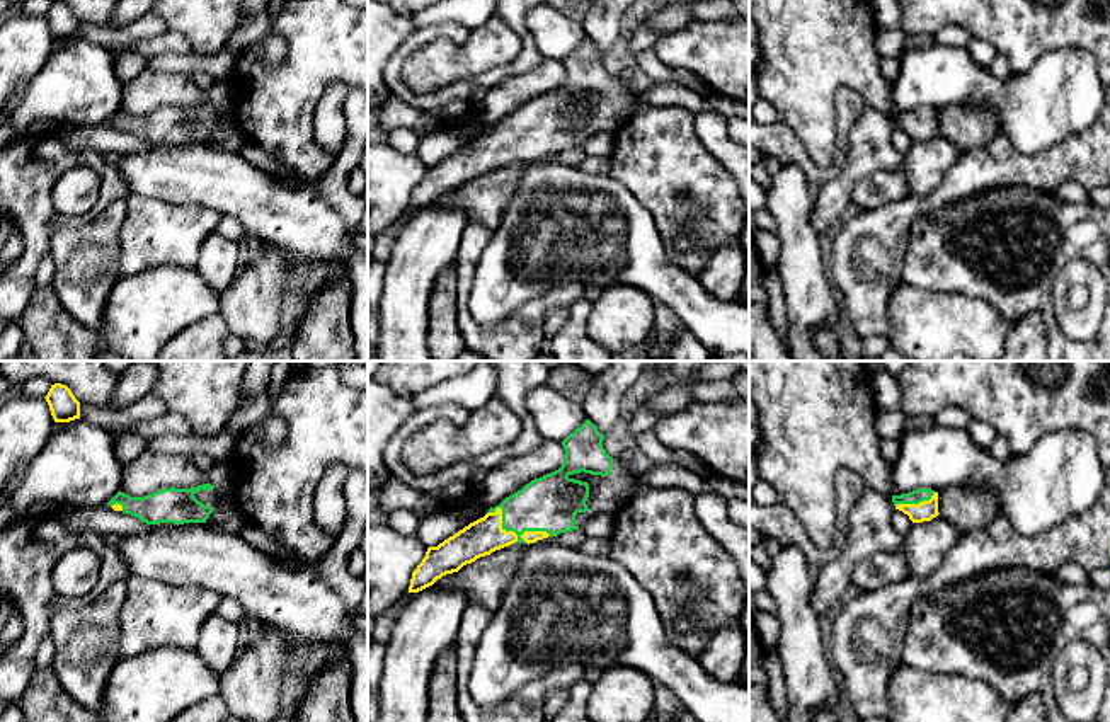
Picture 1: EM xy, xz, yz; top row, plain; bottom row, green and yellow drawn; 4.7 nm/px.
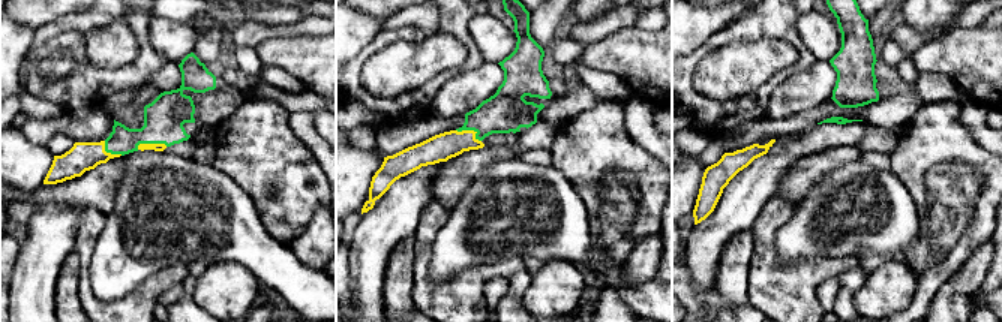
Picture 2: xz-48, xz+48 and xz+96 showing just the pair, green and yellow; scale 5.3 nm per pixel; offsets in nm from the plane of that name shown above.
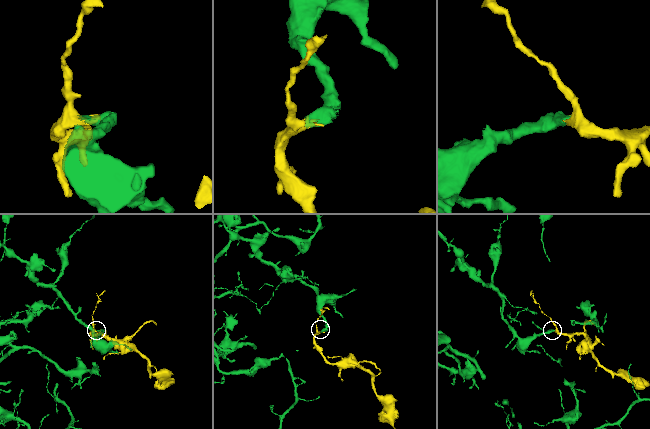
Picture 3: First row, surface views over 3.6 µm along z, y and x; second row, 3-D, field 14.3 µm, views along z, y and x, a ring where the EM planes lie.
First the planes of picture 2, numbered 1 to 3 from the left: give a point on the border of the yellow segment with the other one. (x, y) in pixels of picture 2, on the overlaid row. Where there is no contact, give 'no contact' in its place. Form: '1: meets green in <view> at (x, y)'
1: meets green in xz-48 at (150, 143)
2: meets green in xz+48 at (470, 129)
3: no contact

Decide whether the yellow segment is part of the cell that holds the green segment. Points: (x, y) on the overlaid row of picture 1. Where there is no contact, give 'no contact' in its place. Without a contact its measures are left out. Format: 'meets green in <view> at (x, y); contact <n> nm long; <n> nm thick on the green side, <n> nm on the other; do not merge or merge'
meets green in xz at (513, 530); contact 320 nm long; 260 nm thick on the green side, 170 nm on the other; merge

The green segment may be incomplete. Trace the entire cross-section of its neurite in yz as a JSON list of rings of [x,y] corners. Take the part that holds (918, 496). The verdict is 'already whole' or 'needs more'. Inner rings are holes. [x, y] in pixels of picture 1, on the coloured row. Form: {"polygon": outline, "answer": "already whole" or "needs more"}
{"polygon": [[[918,489],[907,494],[892,496],[895,509],[909,516],[913,523],[931,521],[938,513],[938,492]]], "answer": "needs more"}

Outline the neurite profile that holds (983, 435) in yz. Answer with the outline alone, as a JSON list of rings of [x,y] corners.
[[[970,419],[965,431],[969,433],[972,443],[981,450],[989,450],[996,439],[996,431],[989,424],[976,419]]]

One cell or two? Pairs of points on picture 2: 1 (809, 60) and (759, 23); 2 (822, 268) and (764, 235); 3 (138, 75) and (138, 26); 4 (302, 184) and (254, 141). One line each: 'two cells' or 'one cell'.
1: one cell
2: one cell
3: one cell
4: one cell

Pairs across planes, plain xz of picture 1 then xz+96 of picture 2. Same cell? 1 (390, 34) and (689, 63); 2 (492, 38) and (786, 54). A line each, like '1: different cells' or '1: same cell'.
1: different cells
2: same cell

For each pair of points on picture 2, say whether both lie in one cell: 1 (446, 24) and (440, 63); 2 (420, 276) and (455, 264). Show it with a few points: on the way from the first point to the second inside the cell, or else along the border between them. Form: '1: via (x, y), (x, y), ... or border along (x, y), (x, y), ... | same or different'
1: border along (437, 32), (453, 35), (465, 47), (461, 65) | different
2: border along (434, 238), (431, 280), (441, 286) | different

